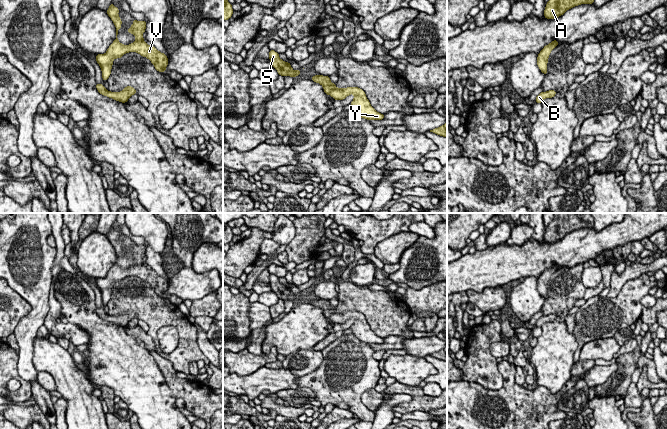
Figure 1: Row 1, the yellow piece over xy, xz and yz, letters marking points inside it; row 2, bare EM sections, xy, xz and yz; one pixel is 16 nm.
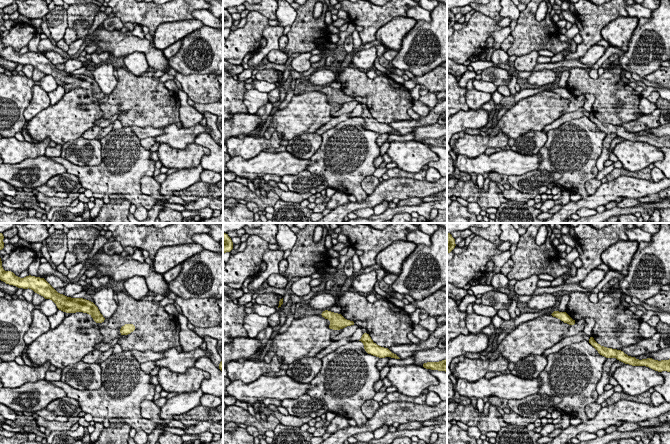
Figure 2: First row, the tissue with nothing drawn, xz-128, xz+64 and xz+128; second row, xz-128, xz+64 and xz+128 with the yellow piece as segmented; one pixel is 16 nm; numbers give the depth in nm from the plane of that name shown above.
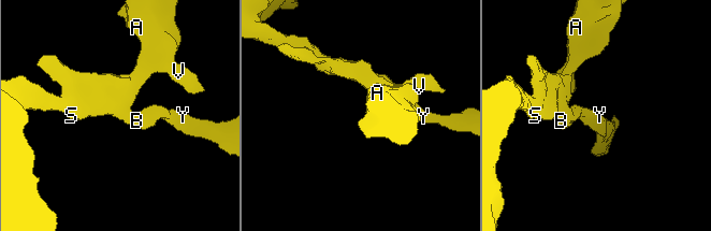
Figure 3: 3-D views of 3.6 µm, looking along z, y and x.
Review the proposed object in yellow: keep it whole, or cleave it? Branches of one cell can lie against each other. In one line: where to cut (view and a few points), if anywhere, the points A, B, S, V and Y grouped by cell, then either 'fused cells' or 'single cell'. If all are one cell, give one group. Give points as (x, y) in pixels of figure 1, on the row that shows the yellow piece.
no cut; A B S V Y; single cell

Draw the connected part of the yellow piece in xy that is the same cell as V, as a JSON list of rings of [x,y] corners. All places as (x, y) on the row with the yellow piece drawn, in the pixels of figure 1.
[[[112,3],[110,4],[107,14],[116,27],[116,39],[107,49],[105,54],[97,54],[96,61],[102,71],[102,78],[107,81],[111,74],[113,60],[120,59],[128,52],[137,52],[141,56],[148,58],[159,72],[164,72],[168,65],[168,58],[164,53],[159,52],[154,46],[148,45],[142,34],[145,33],[146,21],[137,21],[134,19],[132,26],[127,30],[128,33],[135,35],[136,40],[130,45],[123,45],[118,41],[118,30],[121,28],[122,20],[118,15],[119,9]]]

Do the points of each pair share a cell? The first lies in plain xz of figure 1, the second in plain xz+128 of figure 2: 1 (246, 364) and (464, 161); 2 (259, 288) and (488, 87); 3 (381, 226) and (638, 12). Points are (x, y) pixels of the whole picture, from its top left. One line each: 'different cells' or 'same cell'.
1: different cells
2: different cells
3: different cells

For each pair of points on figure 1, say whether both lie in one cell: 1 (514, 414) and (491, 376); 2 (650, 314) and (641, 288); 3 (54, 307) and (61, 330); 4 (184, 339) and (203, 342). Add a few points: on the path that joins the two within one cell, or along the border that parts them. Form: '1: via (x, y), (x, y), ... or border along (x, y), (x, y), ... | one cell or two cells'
1: border along (503, 376), (498, 389), (476, 383) | two cells
2: border along (643, 306), (640, 315) | two cells
3: via (53, 313), (53, 322), (55, 324) | one cell
4: border along (192, 324), (196, 329), (196, 343), (209, 361) | two cells

